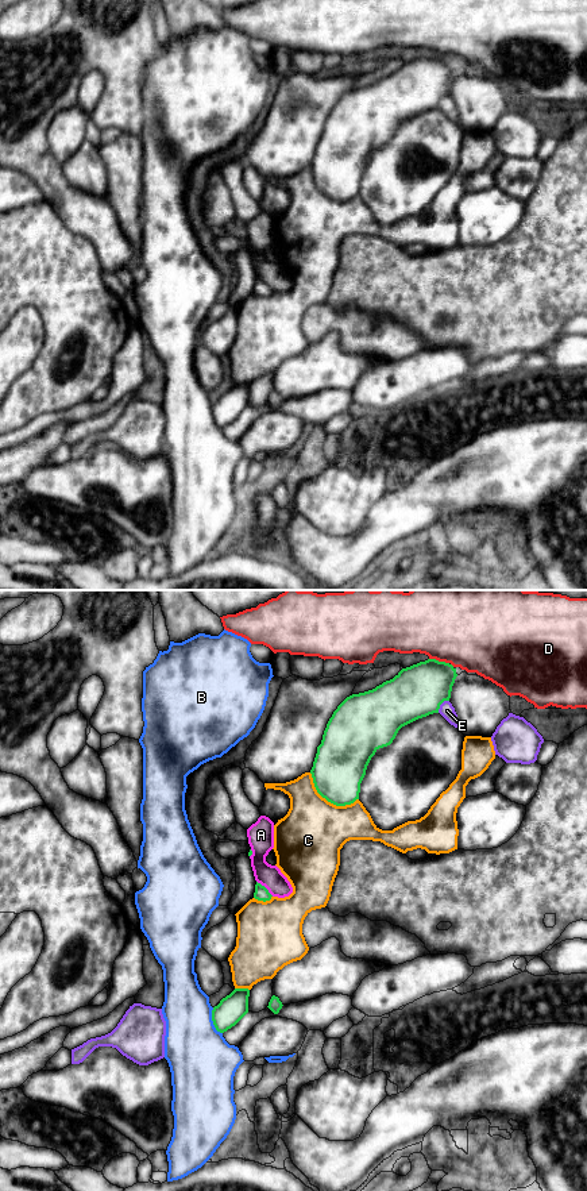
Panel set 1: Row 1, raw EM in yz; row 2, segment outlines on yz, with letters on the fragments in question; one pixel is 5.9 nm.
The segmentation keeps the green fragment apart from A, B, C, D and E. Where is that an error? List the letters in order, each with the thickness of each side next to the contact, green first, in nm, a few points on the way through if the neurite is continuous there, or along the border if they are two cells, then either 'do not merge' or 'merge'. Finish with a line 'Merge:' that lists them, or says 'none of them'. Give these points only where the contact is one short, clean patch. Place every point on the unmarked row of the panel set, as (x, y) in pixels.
A: 80/140 nm | do not merge
B: 160/380 nm | do not merge
C: 320/400 nm | do not merge
D: 300/380 nm | do not merge
E: 300/90 nm | do not merge
Merge: none of them

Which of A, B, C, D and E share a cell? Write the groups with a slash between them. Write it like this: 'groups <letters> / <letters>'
groups A / B / C / D / E

